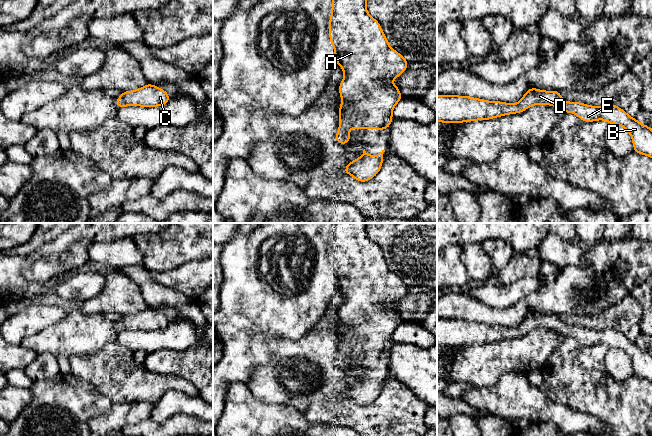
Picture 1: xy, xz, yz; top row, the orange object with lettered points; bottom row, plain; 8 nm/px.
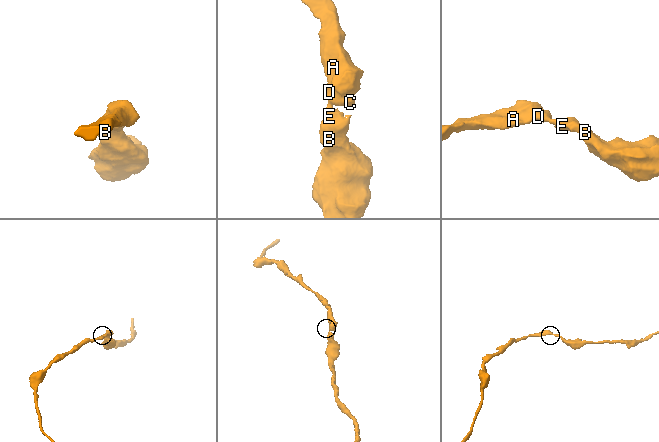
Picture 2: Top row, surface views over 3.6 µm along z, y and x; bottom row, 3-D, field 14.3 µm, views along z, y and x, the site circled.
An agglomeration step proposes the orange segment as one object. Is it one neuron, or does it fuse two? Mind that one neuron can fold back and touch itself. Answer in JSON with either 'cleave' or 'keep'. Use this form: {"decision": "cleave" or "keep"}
{"decision": "keep"}

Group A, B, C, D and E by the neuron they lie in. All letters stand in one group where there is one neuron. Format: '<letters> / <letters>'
A B C D E

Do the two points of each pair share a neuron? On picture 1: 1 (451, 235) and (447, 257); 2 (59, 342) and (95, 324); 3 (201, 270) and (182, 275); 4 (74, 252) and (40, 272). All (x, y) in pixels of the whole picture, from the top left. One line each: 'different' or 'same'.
1: different
2: same
3: same
4: same

